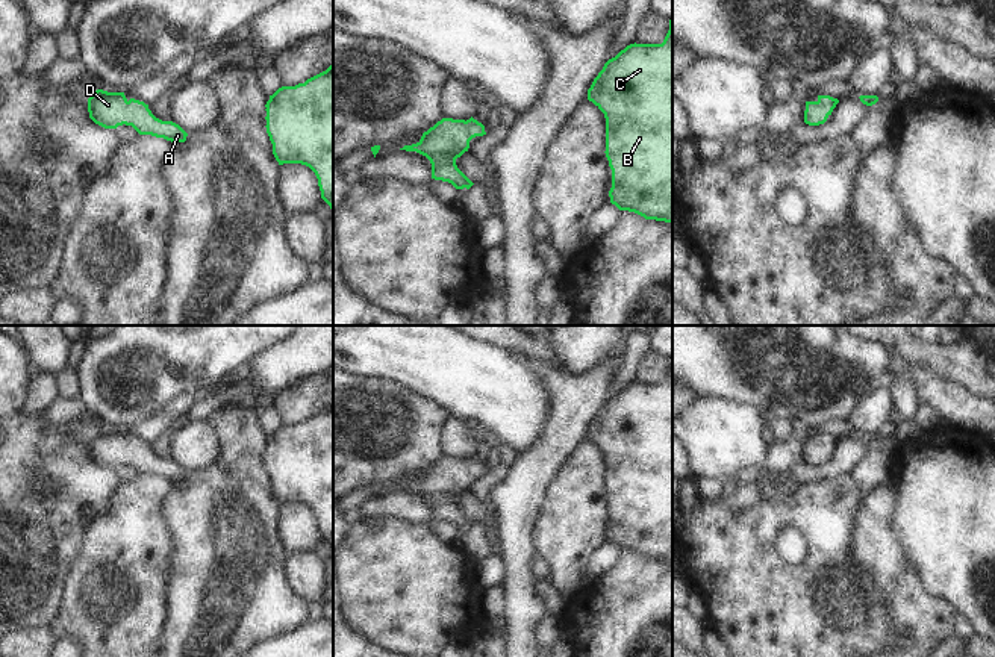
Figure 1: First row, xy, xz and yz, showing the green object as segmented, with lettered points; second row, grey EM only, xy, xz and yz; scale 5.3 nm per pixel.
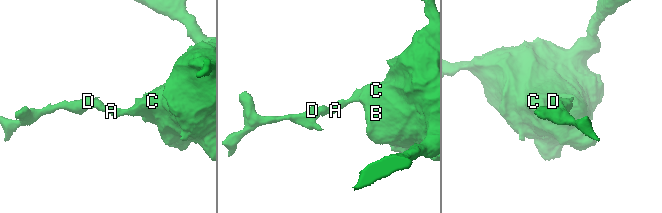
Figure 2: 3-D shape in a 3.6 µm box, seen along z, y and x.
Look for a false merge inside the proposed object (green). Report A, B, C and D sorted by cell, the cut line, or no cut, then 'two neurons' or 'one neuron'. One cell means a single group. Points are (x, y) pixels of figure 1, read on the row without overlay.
A B C D; no cut; one neuron

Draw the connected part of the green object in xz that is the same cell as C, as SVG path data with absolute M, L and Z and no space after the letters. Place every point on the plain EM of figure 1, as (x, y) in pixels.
M672 357L662 383L630 383L609 398L588 428L606 457L610 542L645 559L672 562Z

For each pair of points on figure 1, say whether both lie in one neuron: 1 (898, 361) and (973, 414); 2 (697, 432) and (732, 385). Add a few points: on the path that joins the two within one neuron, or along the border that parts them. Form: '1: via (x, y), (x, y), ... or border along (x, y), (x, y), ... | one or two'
1: via (917, 371), (936, 391), (954, 403) | one
2: border along (698, 397), (718, 395), (756, 407) | two

